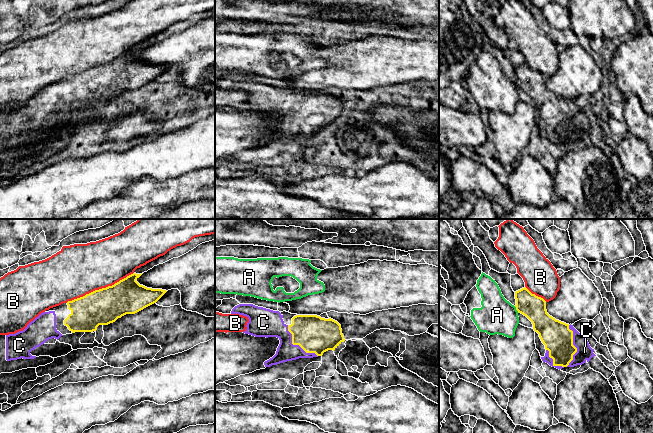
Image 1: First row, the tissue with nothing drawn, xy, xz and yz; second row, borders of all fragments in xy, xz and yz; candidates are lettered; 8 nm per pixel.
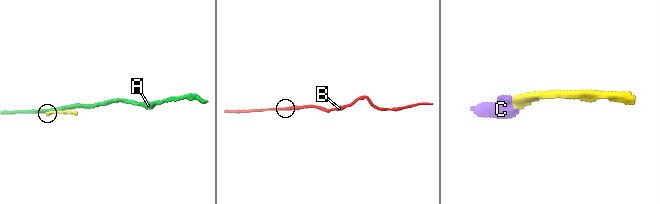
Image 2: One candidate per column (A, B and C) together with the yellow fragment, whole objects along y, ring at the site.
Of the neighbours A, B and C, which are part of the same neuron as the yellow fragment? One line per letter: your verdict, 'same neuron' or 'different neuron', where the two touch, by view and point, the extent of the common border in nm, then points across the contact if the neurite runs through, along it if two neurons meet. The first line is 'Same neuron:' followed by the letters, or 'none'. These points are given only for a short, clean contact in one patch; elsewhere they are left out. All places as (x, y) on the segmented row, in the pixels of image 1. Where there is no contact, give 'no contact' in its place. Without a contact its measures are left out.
Same neuron: C
A: different neuron; meets yellow in yz at (516, 309); contact 70 nm long
B: different neuron; meets yellow in xy at (99, 289); contact 600 nm long
C: same neuron; meets yellow in xz at (296, 344); contact 360 nm long

